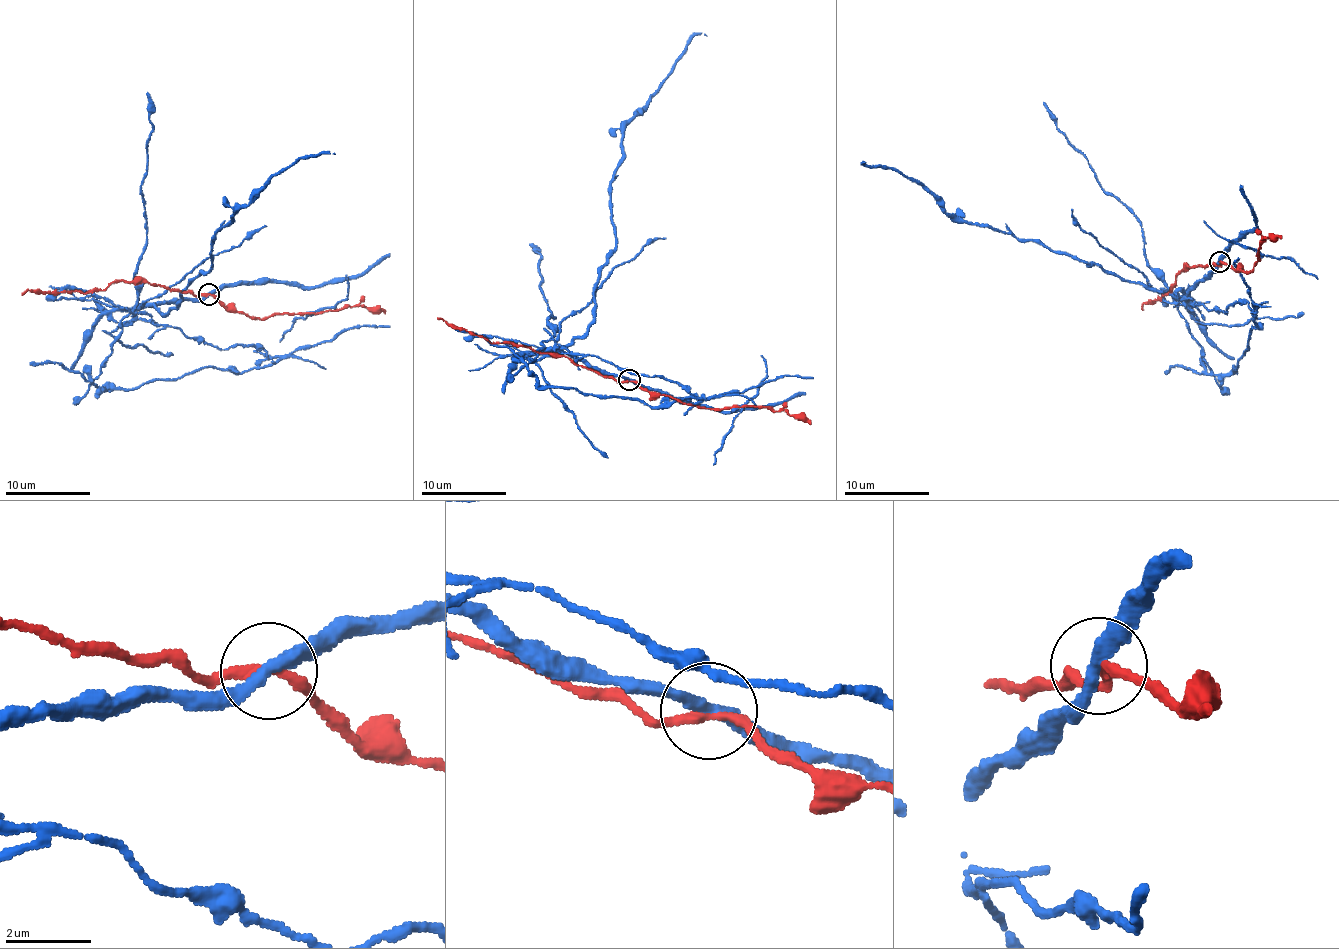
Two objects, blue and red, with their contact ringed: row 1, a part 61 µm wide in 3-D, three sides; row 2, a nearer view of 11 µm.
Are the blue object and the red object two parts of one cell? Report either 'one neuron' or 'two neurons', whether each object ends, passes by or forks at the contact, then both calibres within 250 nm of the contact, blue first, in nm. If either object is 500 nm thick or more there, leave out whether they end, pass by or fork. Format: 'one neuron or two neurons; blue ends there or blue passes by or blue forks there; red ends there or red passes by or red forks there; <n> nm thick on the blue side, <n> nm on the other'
two neurons; blue passes by; red passes by; 320 nm thick on the blue side, 240 nm on the other

